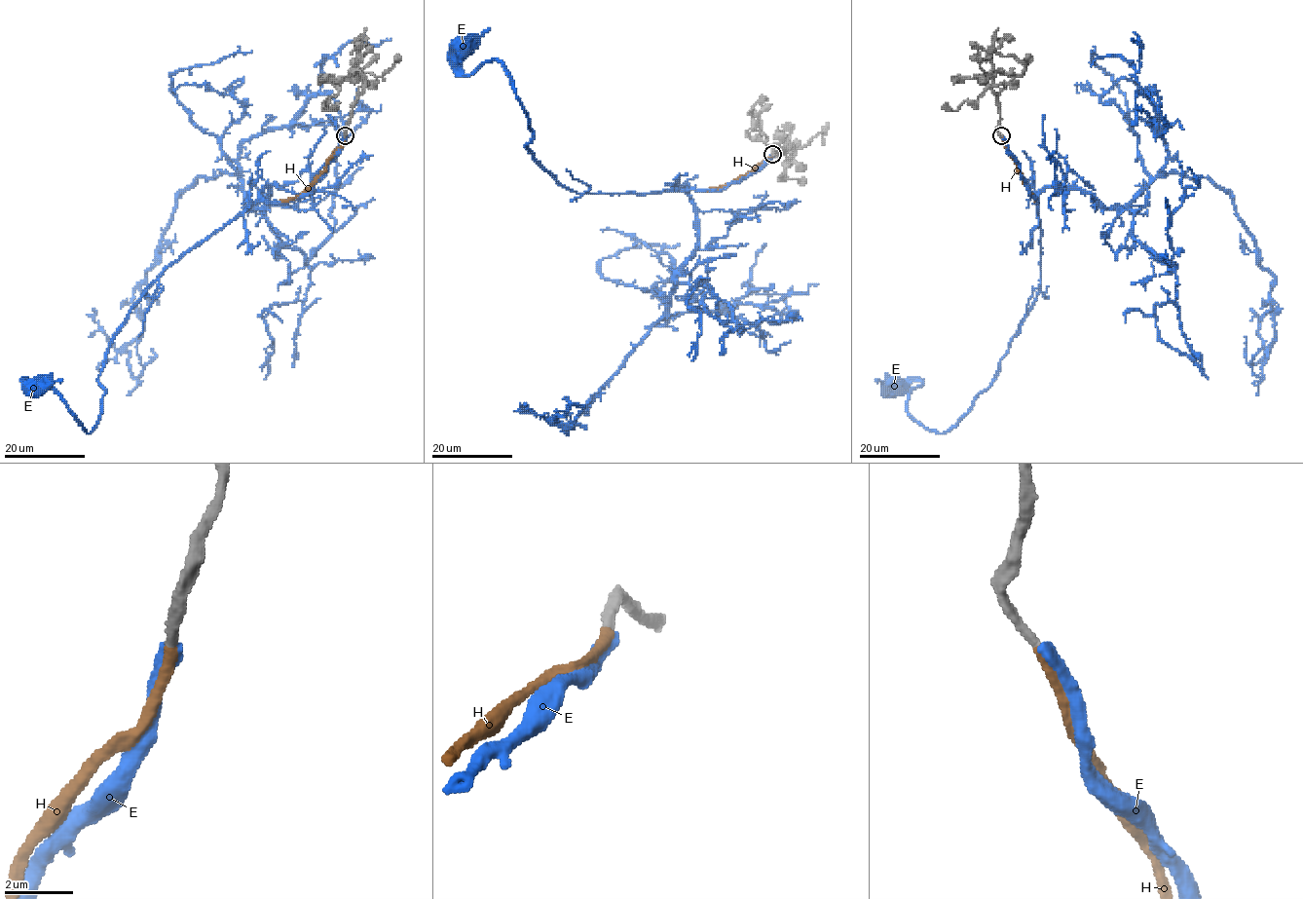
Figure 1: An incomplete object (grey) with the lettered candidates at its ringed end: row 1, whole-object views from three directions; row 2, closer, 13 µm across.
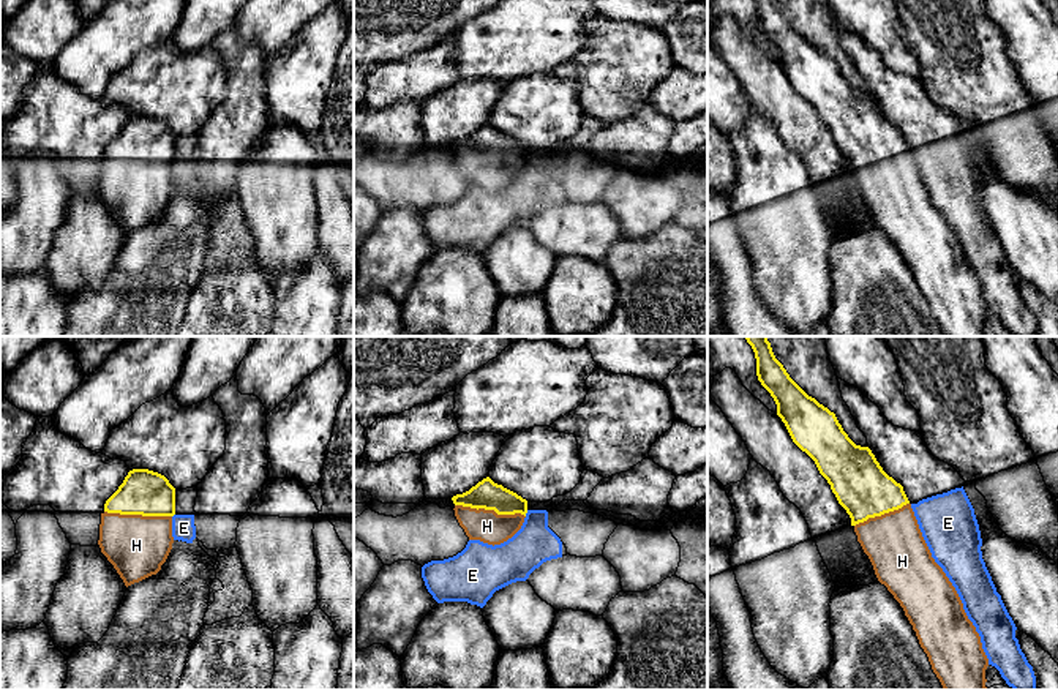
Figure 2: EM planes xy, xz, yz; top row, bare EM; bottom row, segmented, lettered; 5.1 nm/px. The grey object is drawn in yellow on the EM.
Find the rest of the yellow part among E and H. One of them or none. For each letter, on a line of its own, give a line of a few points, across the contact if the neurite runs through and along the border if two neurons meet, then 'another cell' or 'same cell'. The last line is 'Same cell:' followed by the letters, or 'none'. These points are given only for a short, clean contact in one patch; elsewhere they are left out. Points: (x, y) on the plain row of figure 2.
E: xz (528, 157), (525, 161) | another cell
H: xz (487, 141), (490, 155), (487, 172) | same cell
Same cell: H

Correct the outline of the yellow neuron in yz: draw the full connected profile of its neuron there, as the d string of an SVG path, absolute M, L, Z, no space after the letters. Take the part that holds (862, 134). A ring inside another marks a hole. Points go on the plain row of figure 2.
M755 0L755 5L758 27L774 44L777 62L793 88L815 107L839 150L850 161L857 188L869 202L878 227L903 254L943 335L985 336L989 305L981 283L968 265L955 234L932 204L903 133L883 117L869 93L856 92L848 84L835 60L809 43L774 0Z

